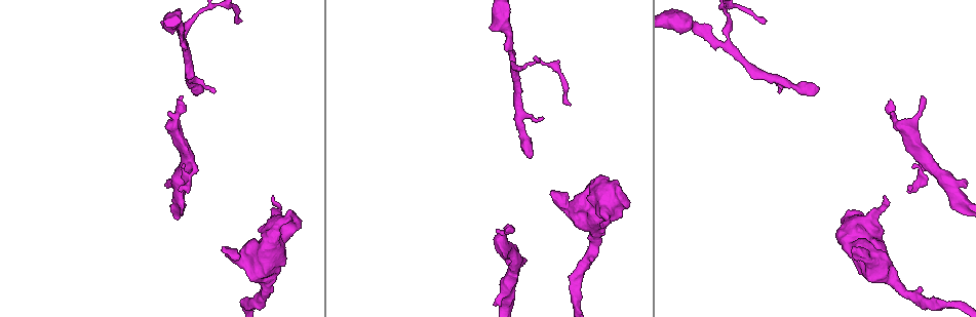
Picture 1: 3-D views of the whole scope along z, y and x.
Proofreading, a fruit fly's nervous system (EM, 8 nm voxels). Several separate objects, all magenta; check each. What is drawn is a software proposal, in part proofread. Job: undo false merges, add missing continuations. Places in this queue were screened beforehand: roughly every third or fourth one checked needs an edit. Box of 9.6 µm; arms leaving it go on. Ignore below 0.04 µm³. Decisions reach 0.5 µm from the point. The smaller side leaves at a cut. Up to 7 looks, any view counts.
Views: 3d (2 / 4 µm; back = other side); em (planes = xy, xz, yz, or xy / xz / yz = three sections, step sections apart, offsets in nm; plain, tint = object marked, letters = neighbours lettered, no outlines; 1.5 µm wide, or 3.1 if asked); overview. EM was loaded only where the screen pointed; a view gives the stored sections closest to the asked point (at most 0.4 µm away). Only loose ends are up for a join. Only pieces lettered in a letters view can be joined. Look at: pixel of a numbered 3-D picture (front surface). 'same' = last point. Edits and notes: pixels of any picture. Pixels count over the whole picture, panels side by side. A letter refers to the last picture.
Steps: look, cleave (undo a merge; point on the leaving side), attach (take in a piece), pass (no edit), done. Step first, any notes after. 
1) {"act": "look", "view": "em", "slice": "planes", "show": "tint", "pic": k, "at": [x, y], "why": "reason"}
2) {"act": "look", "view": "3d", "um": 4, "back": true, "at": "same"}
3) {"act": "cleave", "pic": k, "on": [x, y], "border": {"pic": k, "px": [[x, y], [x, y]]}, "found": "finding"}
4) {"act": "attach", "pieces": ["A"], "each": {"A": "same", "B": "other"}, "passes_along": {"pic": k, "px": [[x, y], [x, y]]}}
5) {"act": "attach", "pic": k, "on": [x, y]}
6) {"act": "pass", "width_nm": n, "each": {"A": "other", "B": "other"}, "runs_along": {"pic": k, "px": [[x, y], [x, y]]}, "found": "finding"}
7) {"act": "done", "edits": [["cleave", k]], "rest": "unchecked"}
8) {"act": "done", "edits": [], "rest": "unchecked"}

{"act": "look", "view": "3d", "um": 2, "back": true, "pic": 1, "at": [506, 229]}

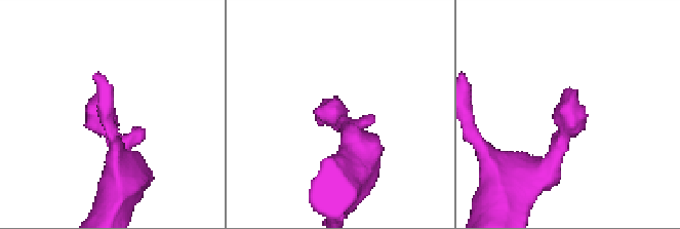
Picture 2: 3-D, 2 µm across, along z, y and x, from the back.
{"act": "look", "view": "em", "slice": "planes", "show": "letters", "pic": 2, "at": [339, 111], "why": "need the tissue"}

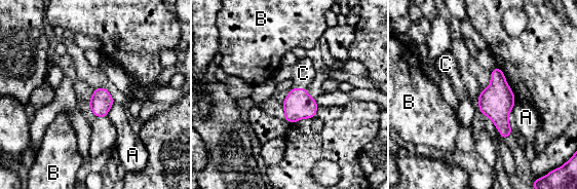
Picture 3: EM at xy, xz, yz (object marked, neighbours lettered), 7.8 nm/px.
{"act": "attach", "pic": 3, "on": [303, 73], "width_nm": 170, "each": {"A": "other", "B": "other", "C": "same"}, "found": "it goes on there"}

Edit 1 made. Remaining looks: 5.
{"act": "look", "view": "3d", "um": 2, "pic": 1, "at": [201, 88]}

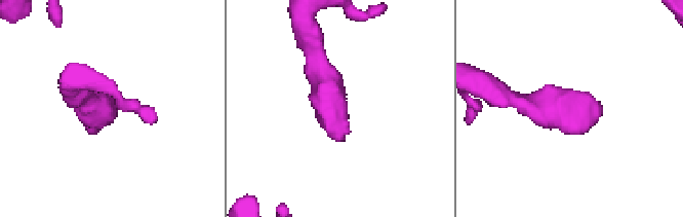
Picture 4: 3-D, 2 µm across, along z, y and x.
{"act": "look", "view": "em", "slice": "planes", "show": "tint", "pic": 4, "at": [602, 113]}

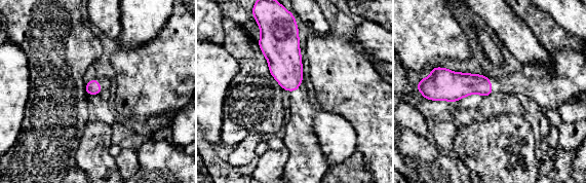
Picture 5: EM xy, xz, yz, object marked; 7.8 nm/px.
{"act": "look", "view": "em", "slice": "planes", "show": "letters", "at": "same", "why": "see the neighbours"}

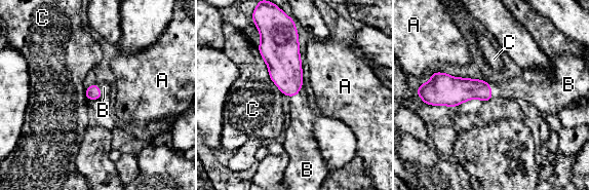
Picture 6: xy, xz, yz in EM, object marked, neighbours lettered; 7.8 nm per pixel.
{"act": "attach", "pic": 6, "on": [301, 116], "each": {"A": "other", "B": "same", "C": "other"}, "found": "it goes on there"}

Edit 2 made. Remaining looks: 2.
{"act": "done", "edits": [["attach", 3], ["attach", 6]], "rest": "unchecked"}

